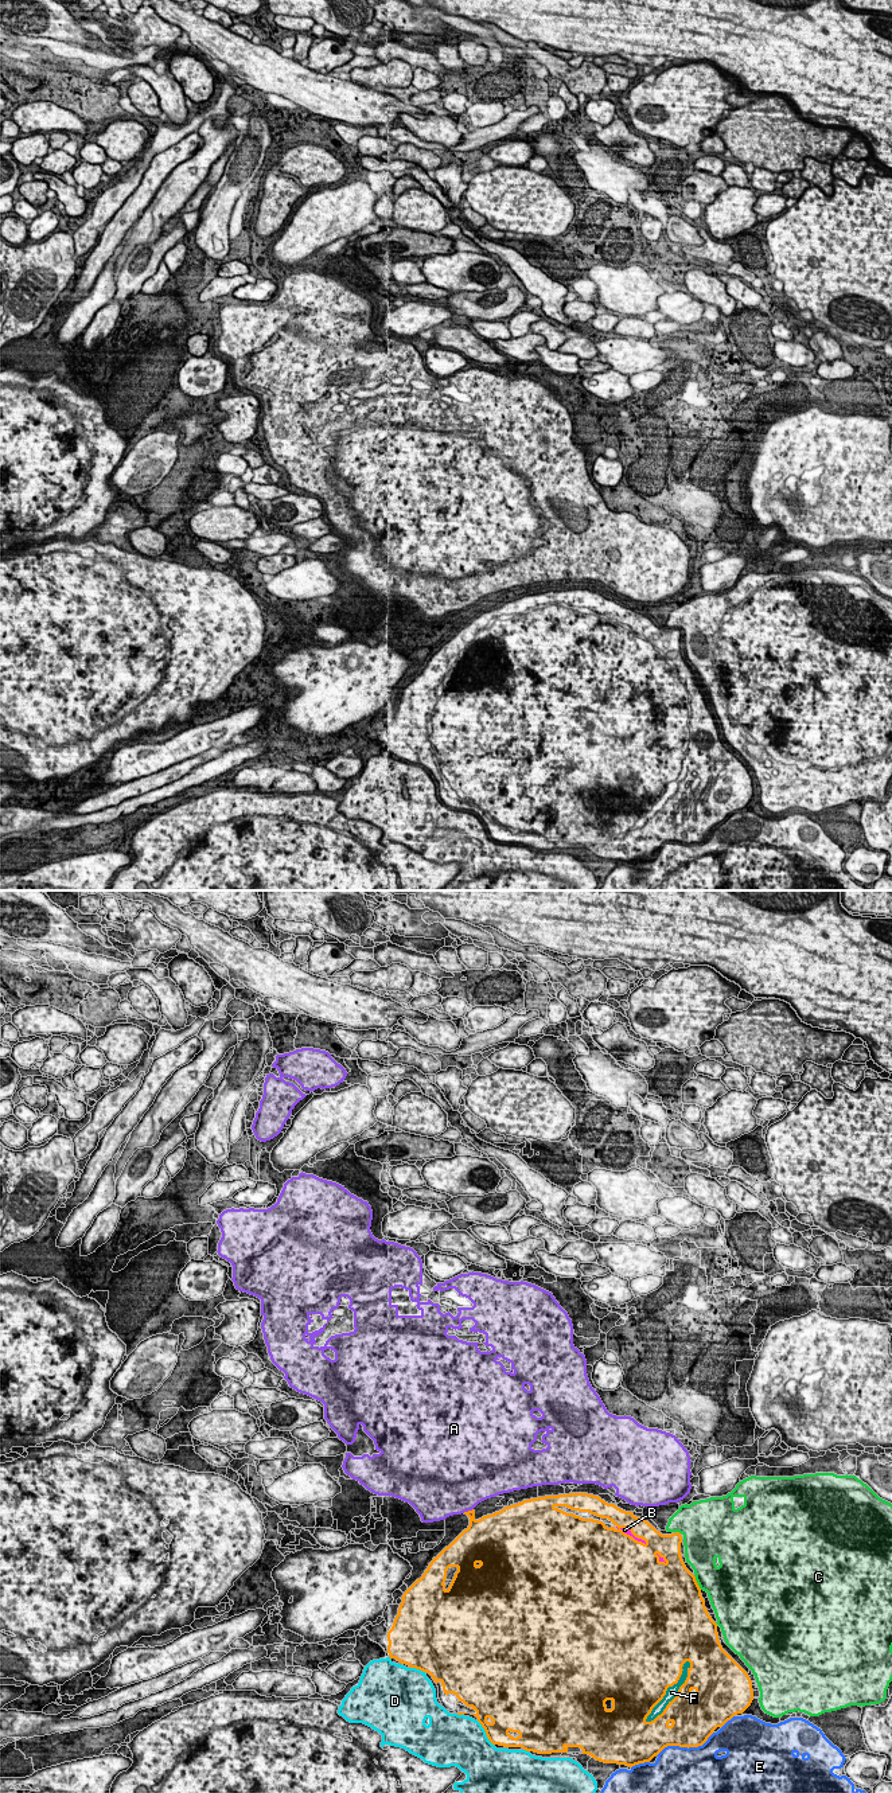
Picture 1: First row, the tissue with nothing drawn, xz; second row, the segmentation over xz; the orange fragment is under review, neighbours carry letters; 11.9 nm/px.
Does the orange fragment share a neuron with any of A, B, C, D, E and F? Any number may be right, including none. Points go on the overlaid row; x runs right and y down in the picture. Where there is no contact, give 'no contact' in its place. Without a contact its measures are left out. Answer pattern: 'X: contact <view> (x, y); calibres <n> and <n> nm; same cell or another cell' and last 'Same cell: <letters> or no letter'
A: contact xz (468, 1511); calibres 240 and 480 nm; another cell
B: contact xz (631, 1536); calibres 500 and 60 nm; same cell
C: contact xz (696, 1582); calibres 500 and 360 nm; another cell
D: contact xz (486, 1733); calibres 260 and 480 nm; another cell
E: contact xz (685, 1746); calibres 460 and 480 nm; another cell
F: contact xz (666, 1690); calibres 500 and 130 nm; same cell
Same cell: B, F

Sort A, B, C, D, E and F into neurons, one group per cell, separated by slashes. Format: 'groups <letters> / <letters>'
groups A / B F / C / D / E

